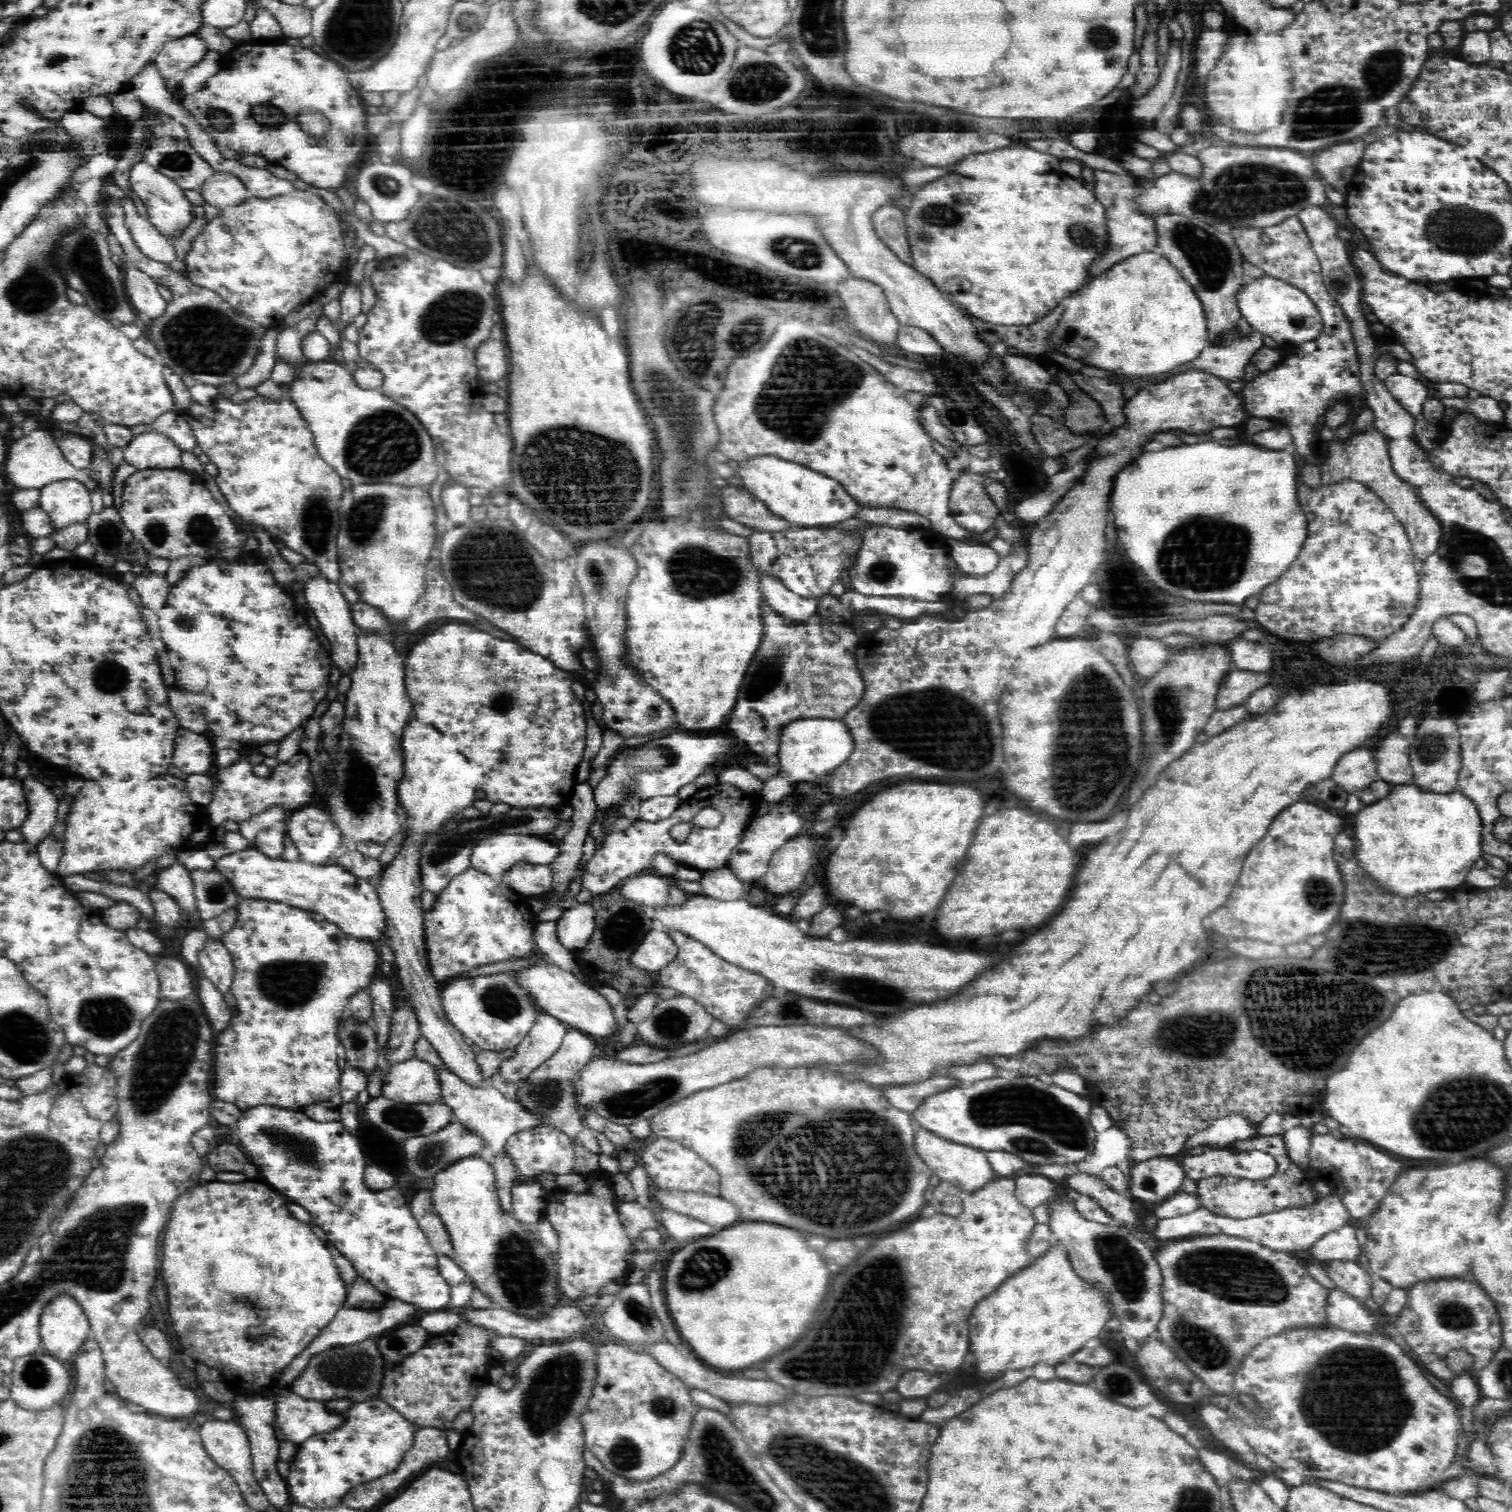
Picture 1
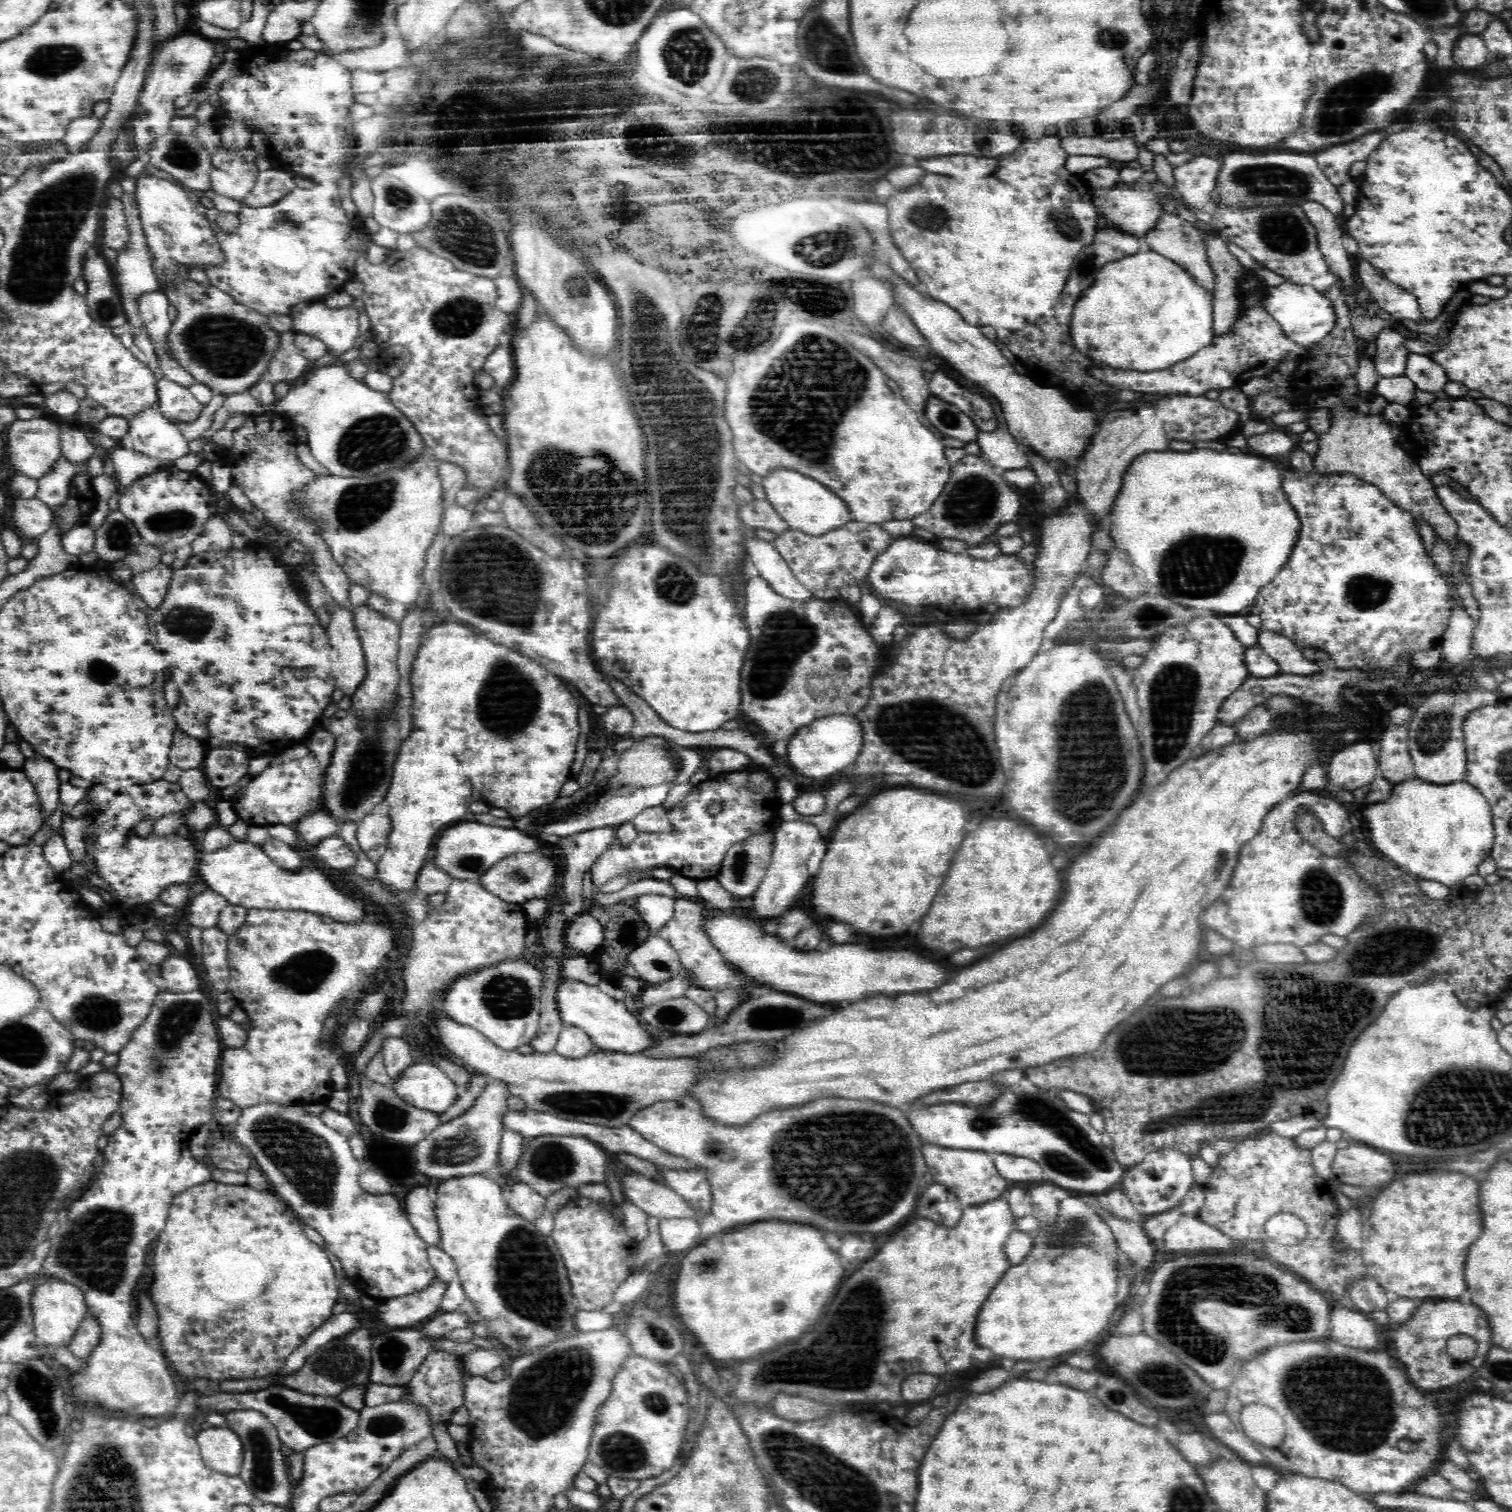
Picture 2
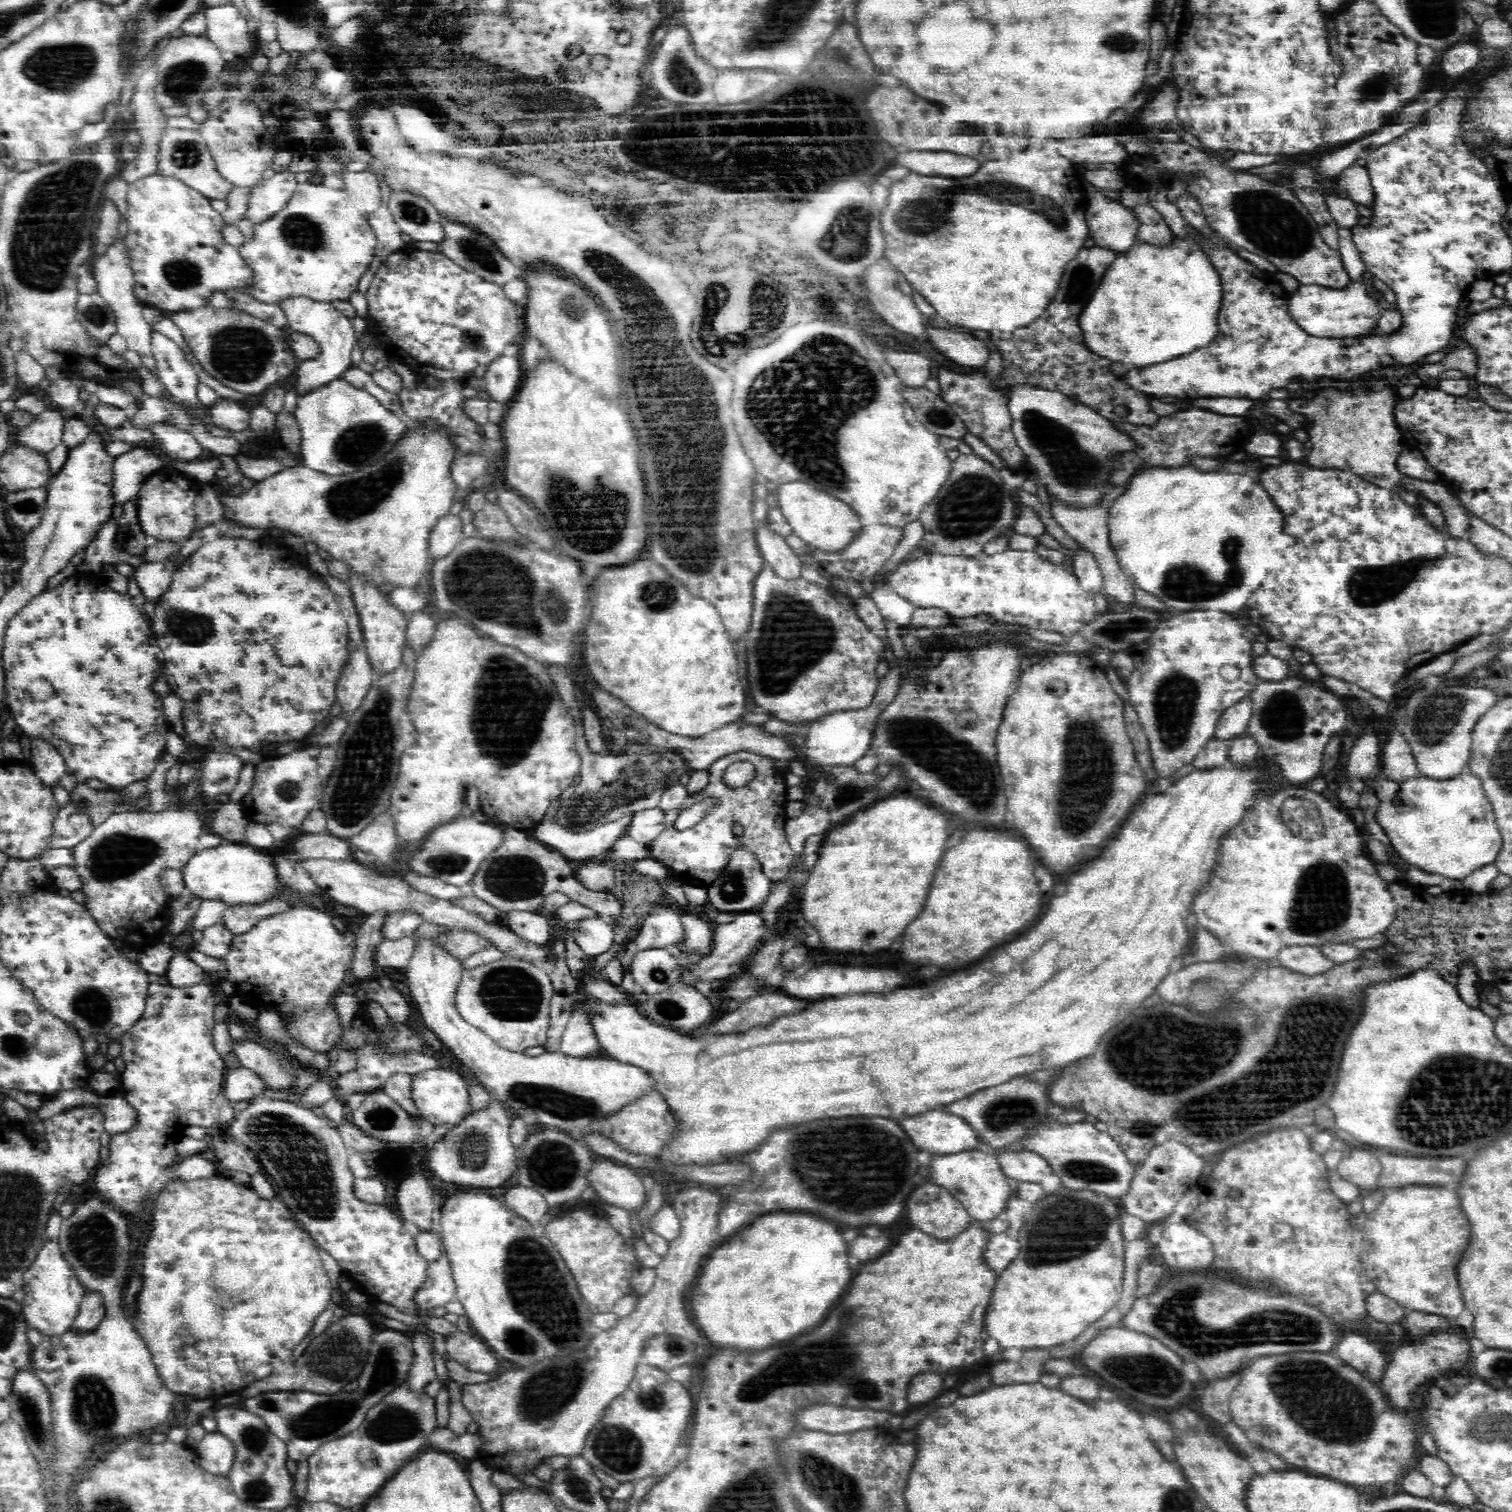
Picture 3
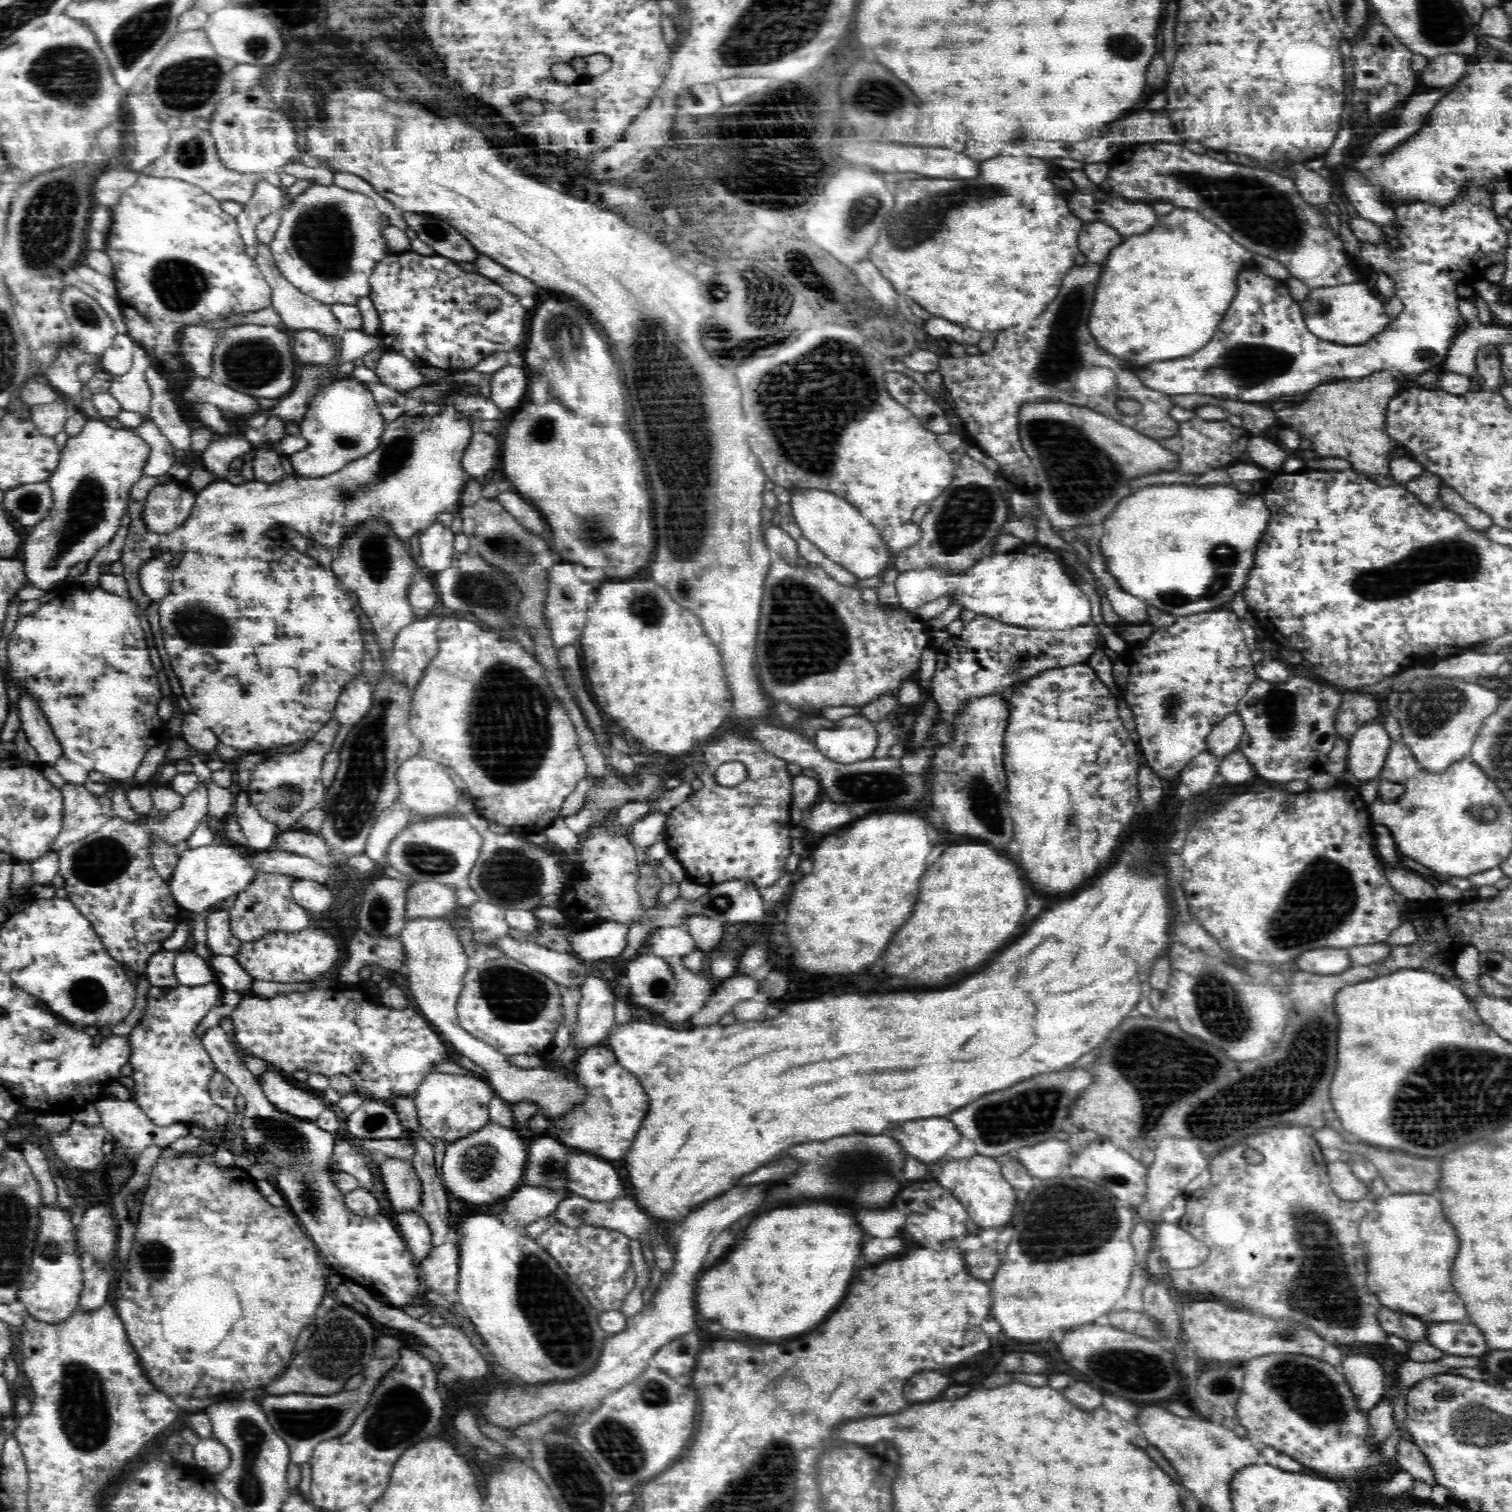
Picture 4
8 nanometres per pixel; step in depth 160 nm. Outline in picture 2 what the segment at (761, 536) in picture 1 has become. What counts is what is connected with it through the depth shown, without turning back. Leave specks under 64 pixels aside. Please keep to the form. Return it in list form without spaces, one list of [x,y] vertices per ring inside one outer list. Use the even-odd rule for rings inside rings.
[[[852,521],[837,531],[830,531],[824,536],[808,536],[800,531],[788,530],[779,539],[773,541],[774,546],[785,558],[787,565],[794,571],[799,582],[804,583],[808,589],[840,589],[844,585],[862,585],[864,578],[870,574],[872,565],[891,547],[892,541],[898,537],[893,536],[882,528],[880,524],[870,524]]]

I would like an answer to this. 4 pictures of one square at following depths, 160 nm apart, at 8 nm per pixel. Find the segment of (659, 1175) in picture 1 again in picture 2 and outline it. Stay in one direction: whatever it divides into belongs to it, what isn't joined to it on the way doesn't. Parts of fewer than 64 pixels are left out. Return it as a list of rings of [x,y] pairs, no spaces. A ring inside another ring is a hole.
[[[668,1169],[662,1171],[668,1186],[692,1209],[692,1220],[700,1227],[712,1212],[713,1198],[709,1180],[702,1173]]]

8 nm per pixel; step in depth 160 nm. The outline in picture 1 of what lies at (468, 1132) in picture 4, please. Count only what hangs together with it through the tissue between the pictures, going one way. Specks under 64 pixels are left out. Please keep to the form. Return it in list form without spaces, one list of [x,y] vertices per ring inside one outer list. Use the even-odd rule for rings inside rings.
[[[414,1056],[411,1060],[385,1068],[382,1075],[381,1096],[399,1104],[437,1103],[441,1100],[440,1073],[432,1064],[418,1060]]]

